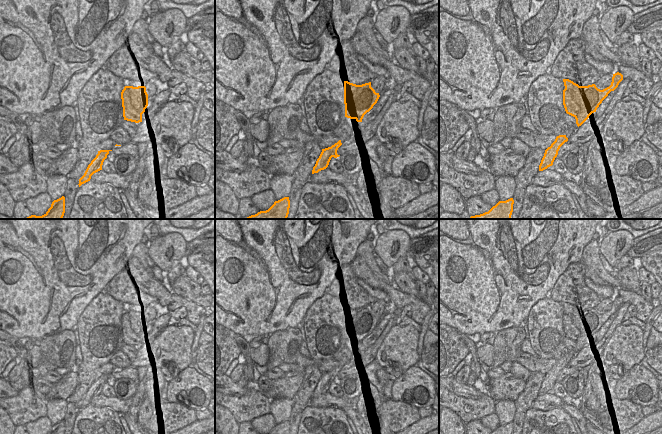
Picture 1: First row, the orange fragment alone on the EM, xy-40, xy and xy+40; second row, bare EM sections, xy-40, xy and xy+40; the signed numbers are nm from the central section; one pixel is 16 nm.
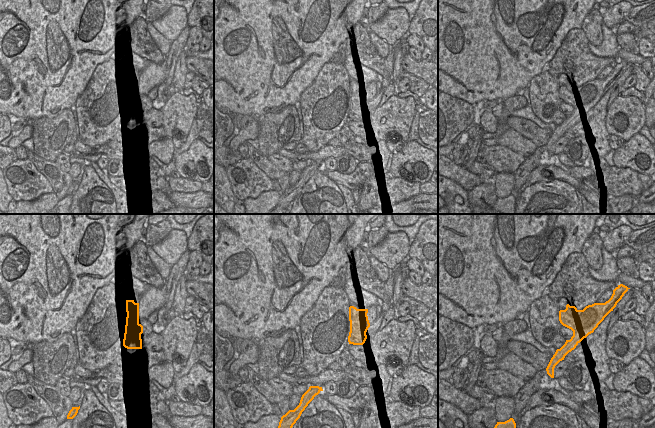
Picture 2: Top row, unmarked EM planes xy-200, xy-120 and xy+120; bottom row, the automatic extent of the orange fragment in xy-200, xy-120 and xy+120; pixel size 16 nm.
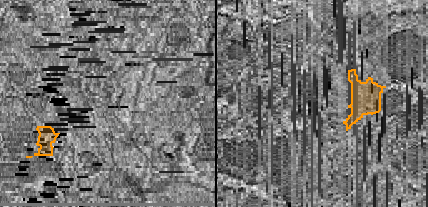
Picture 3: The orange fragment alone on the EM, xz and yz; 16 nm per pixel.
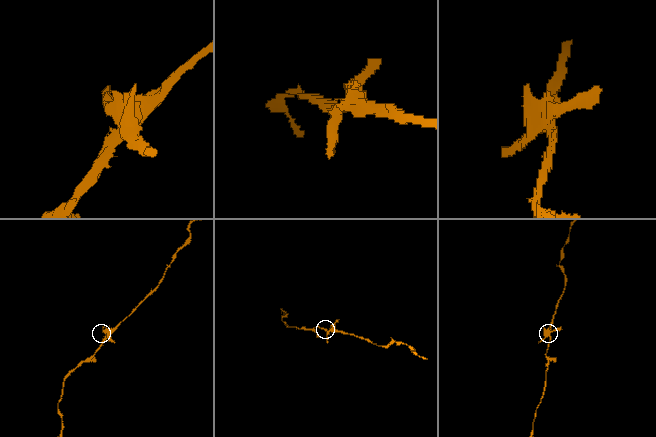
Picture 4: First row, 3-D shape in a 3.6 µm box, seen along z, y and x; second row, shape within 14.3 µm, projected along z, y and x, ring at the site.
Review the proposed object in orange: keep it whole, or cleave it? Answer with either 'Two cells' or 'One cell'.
Two cells.

